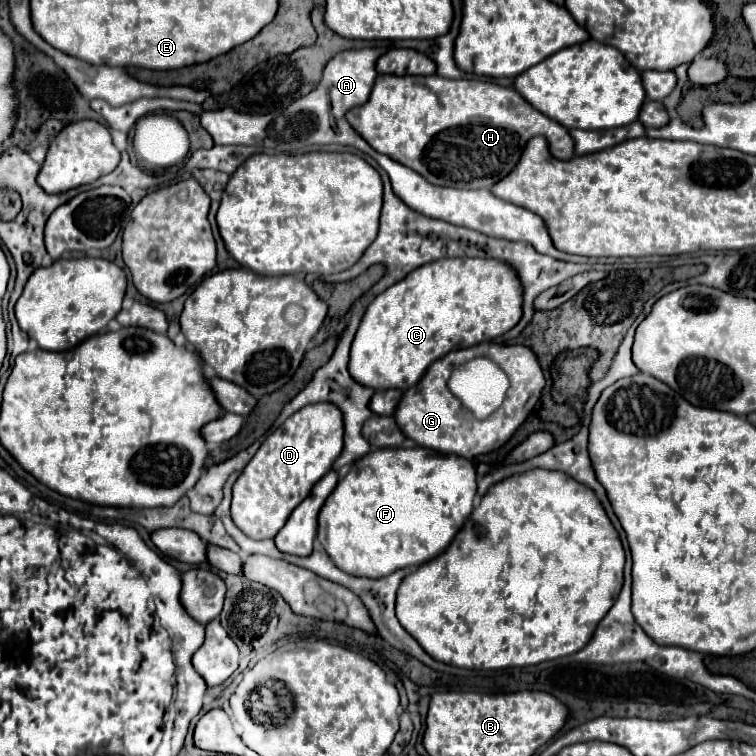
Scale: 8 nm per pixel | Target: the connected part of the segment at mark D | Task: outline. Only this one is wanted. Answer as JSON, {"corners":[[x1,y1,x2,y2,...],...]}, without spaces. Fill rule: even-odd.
{"corners":[[317,402,303,406,299,412,289,416,257,450,257,454,251,458,251,462,245,466,243,474,237,478,233,486,233,502,231,502,231,516,233,522,247,532,247,536,255,540,275,538,275,534,283,528,289,514,307,498,313,484,325,476,339,452,343,450,343,414,333,402]]}

